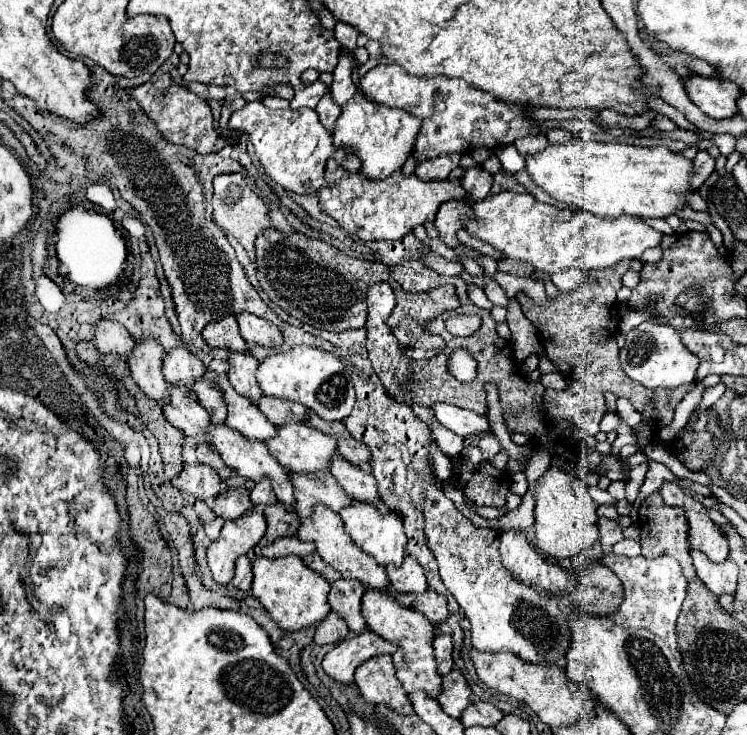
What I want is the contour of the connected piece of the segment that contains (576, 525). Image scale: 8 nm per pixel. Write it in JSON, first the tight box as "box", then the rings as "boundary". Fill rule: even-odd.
{"box":[535,467,597,561],"boundary":[[[549,467],[535,481],[535,545],[549,557],[561,561],[597,543],[597,503],[591,499],[583,479]]]}

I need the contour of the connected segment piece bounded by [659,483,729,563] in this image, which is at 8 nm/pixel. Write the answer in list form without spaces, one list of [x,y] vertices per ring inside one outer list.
[[[663,483],[663,487],[659,491],[667,505],[685,509],[687,523],[691,527],[689,543],[695,549],[703,551],[711,561],[721,563],[729,555],[729,545],[727,545],[727,539],[725,539],[721,527],[709,519],[703,503],[697,501],[691,493],[681,491],[681,487],[675,483]]]

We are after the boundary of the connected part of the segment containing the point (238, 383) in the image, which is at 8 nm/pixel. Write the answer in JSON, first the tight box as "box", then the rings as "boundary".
{"box":[229,351,263,405],"boundary":[[[245,351],[245,353],[231,353],[229,357],[229,381],[233,385],[233,389],[239,393],[239,395],[245,395],[247,399],[251,399],[251,403],[257,405],[259,401],[259,395],[263,395],[261,387],[257,385],[257,379],[255,379],[255,371],[257,371],[257,359]]]}

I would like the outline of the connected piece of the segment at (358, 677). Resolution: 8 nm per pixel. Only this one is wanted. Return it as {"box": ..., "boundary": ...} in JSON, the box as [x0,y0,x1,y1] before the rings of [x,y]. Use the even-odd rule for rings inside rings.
{"box":[355,655,411,713],"boundary":[[[375,655],[359,665],[355,671],[355,683],[369,703],[387,703],[395,711],[411,713],[411,701],[401,681],[395,677],[391,655]]]}

